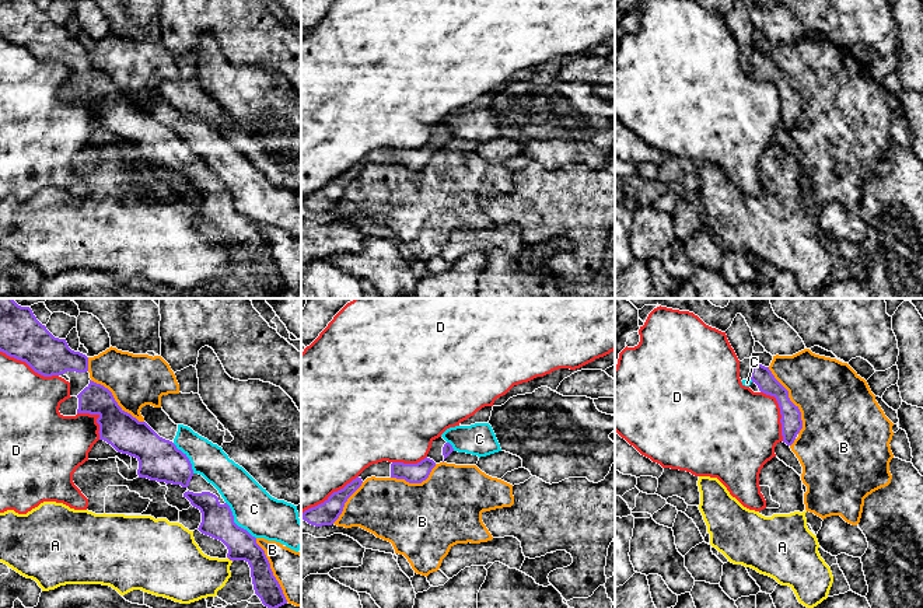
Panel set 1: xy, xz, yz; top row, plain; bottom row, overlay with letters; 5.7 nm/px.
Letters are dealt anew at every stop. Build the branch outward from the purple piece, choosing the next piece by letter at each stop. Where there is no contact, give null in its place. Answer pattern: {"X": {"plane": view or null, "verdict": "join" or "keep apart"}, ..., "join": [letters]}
{"A": {"plane": "xy", "verdict": "keep apart"}, "B": {"plane": "yz", "verdict": "keep apart"}, "C": {"plane": "xy", "verdict": "keep apart"}, "D": {"plane": "xz", "verdict": "keep apart"}, "join": []}

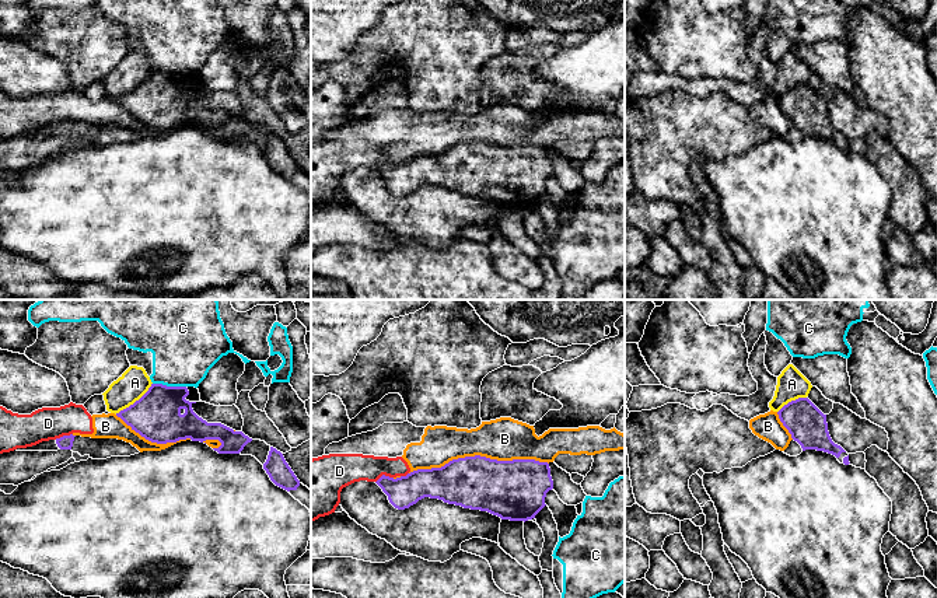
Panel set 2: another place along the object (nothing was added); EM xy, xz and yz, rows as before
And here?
{"A": {"plane": "xy", "verdict": "keep apart"}, "B": {"plane": "xz", "verdict": "keep apart"}, "C": {"plane": "xy", "verdict": "keep apart"}, "D": {"plane": "xz", "verdict": "keep apart"}, "join": []}

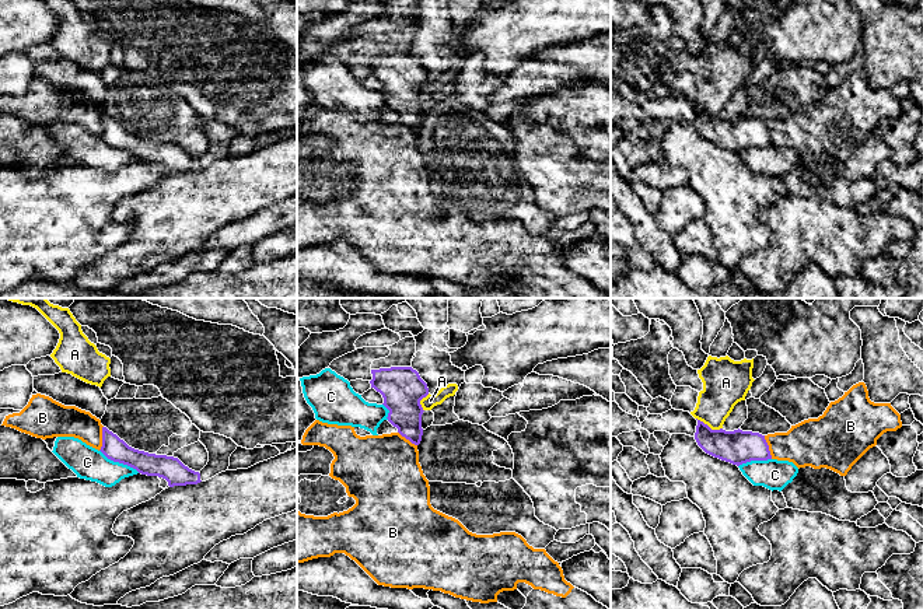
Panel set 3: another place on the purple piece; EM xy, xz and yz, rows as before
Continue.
{"A": {"plane": "yz", "verdict": "keep apart"}, "B": {"plane": "xy", "verdict": "keep apart"}, "C": {"plane": "xy", "verdict": "keep apart"}, "join": []}

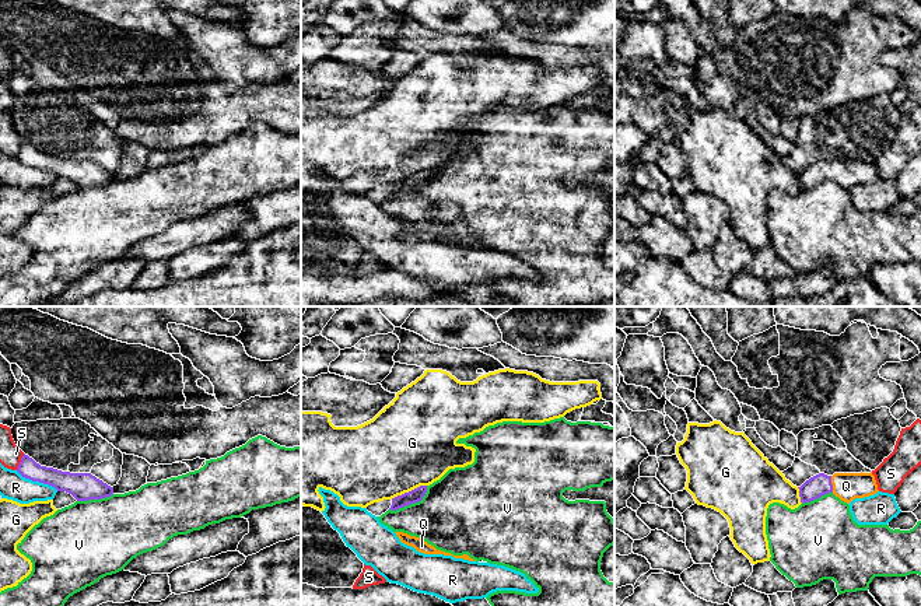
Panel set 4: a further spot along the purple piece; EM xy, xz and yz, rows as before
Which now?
{"G": {"plane": "xz", "verdict": "keep apart"}, "Q": {"plane": "yz", "verdict": "join"}, "R": {"plane": "xy", "verdict": "keep apart"}, "S": {"plane": "xy", "verdict": "keep apart"}, "V": {"plane": "xz", "verdict": "keep apart"}, "join": ["Q"]}

